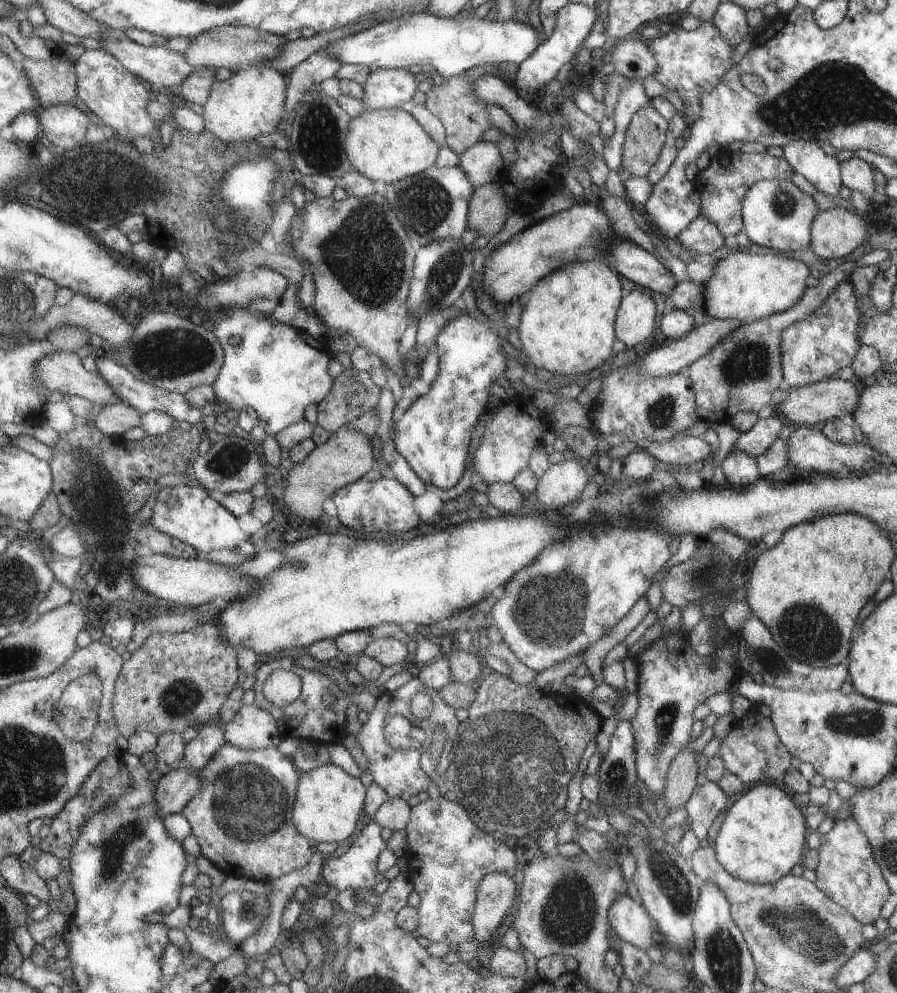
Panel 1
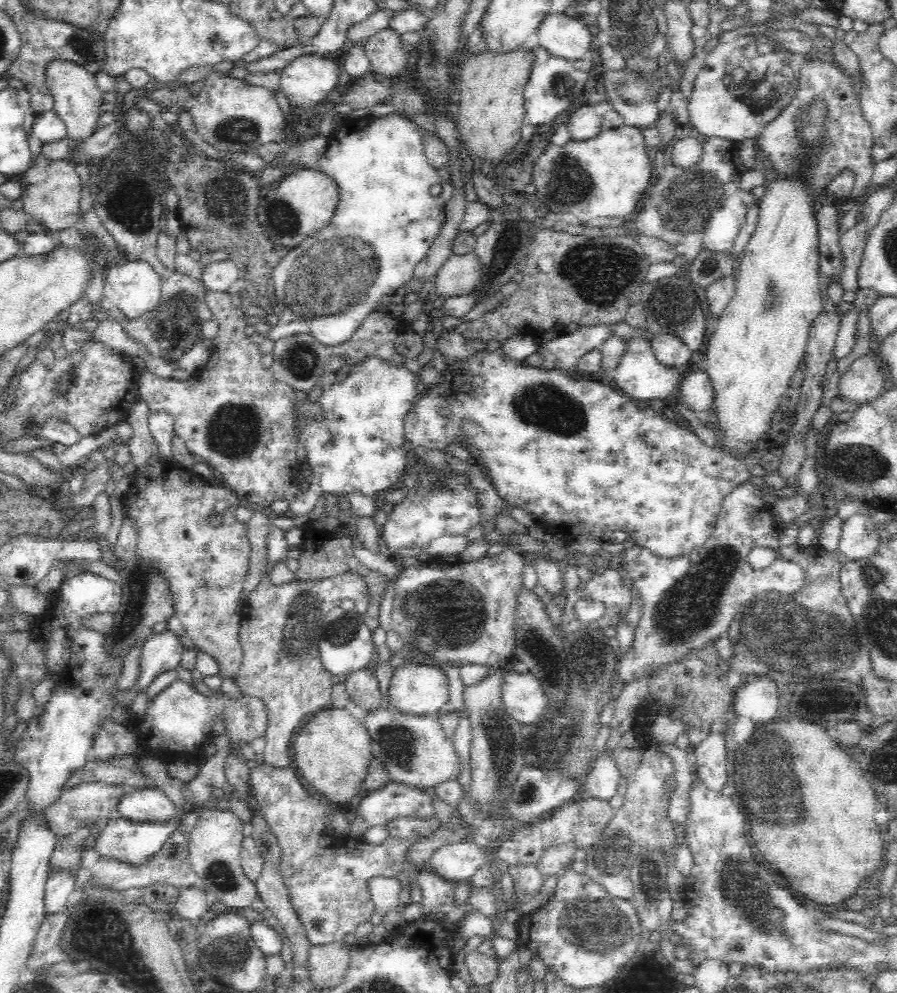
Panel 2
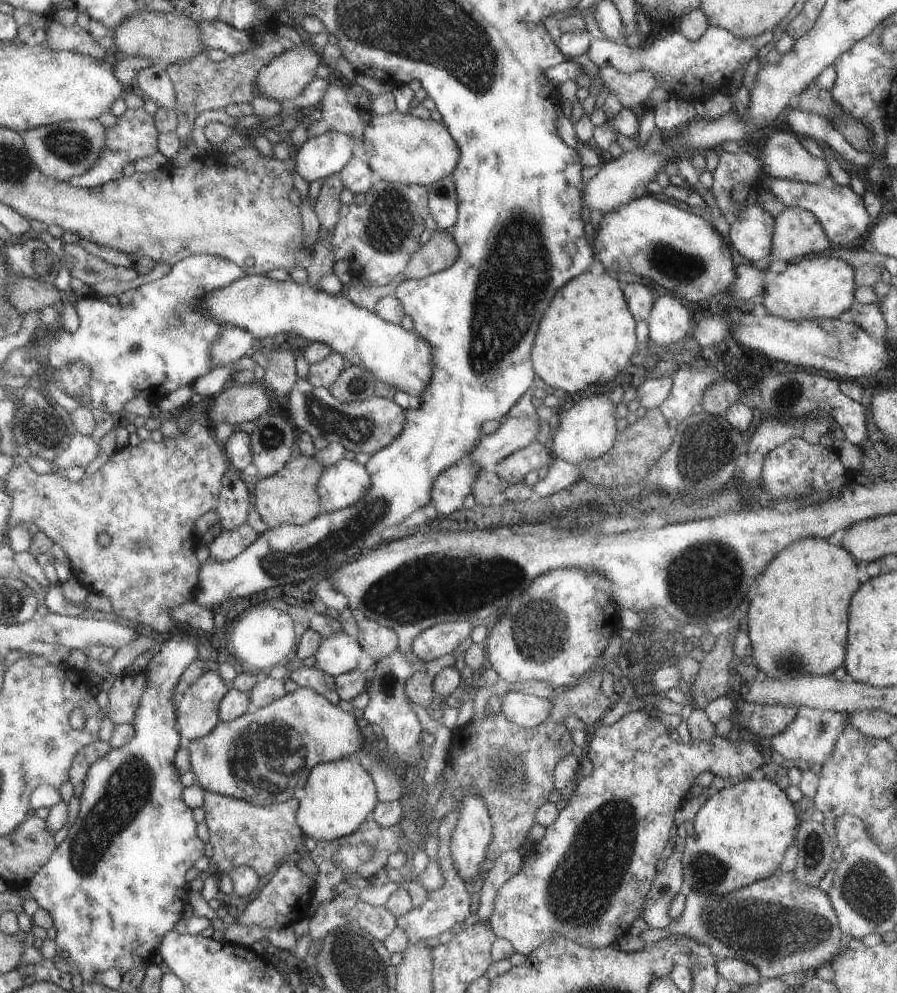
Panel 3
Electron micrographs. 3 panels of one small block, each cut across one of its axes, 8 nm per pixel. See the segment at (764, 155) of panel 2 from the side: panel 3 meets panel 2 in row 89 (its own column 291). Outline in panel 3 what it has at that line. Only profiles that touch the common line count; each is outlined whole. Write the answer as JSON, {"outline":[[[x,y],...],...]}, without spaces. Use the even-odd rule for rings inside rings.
{"outline":[[[208,791],[204,807],[207,812],[205,822],[210,829],[210,842],[214,848],[212,864],[215,870],[224,874],[241,866],[250,866],[264,877],[276,870],[284,856],[296,852],[304,838],[302,826],[298,824],[301,800],[297,798],[290,799],[290,802],[278,802],[277,805],[262,806],[246,799]]]}

